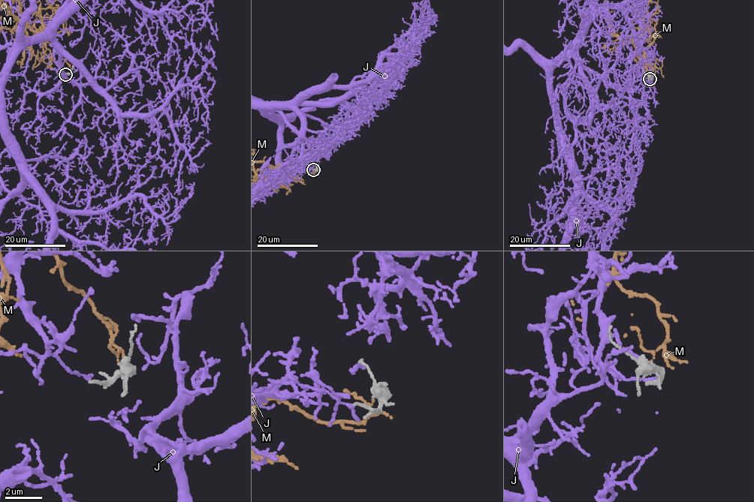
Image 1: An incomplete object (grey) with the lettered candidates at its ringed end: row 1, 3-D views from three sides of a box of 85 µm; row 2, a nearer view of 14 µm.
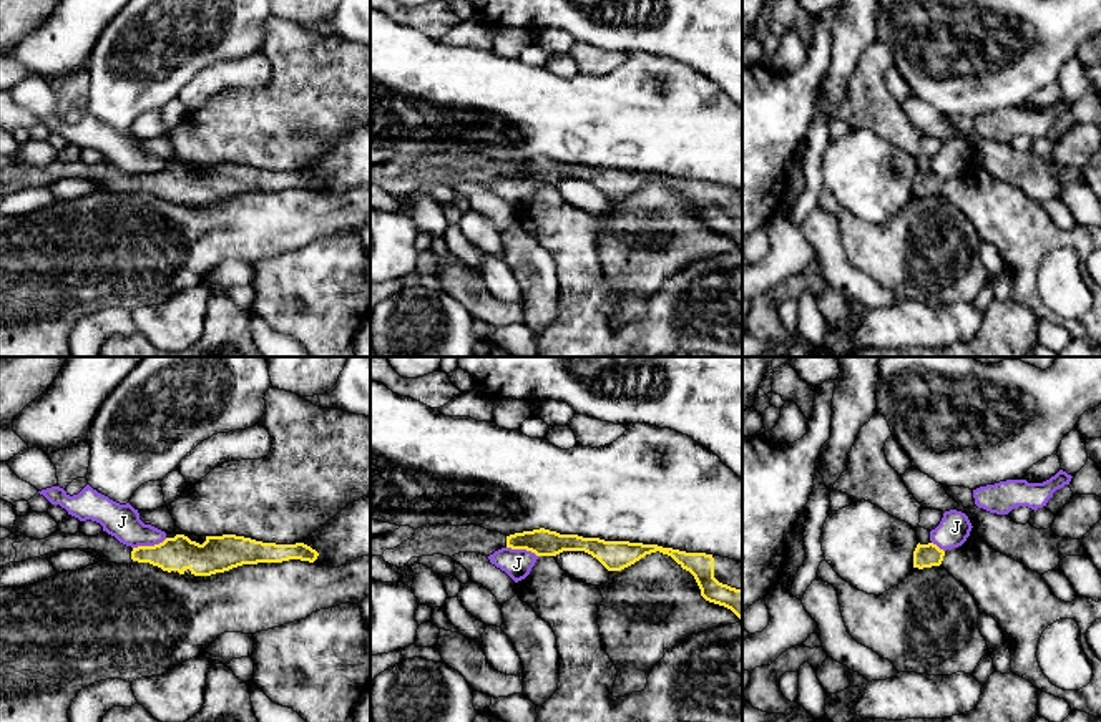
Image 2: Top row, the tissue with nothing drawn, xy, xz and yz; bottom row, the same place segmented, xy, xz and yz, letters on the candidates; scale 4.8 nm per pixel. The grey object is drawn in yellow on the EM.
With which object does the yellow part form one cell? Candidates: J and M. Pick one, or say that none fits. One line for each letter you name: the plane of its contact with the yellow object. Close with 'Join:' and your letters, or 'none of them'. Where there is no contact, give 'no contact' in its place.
Join: none of them

